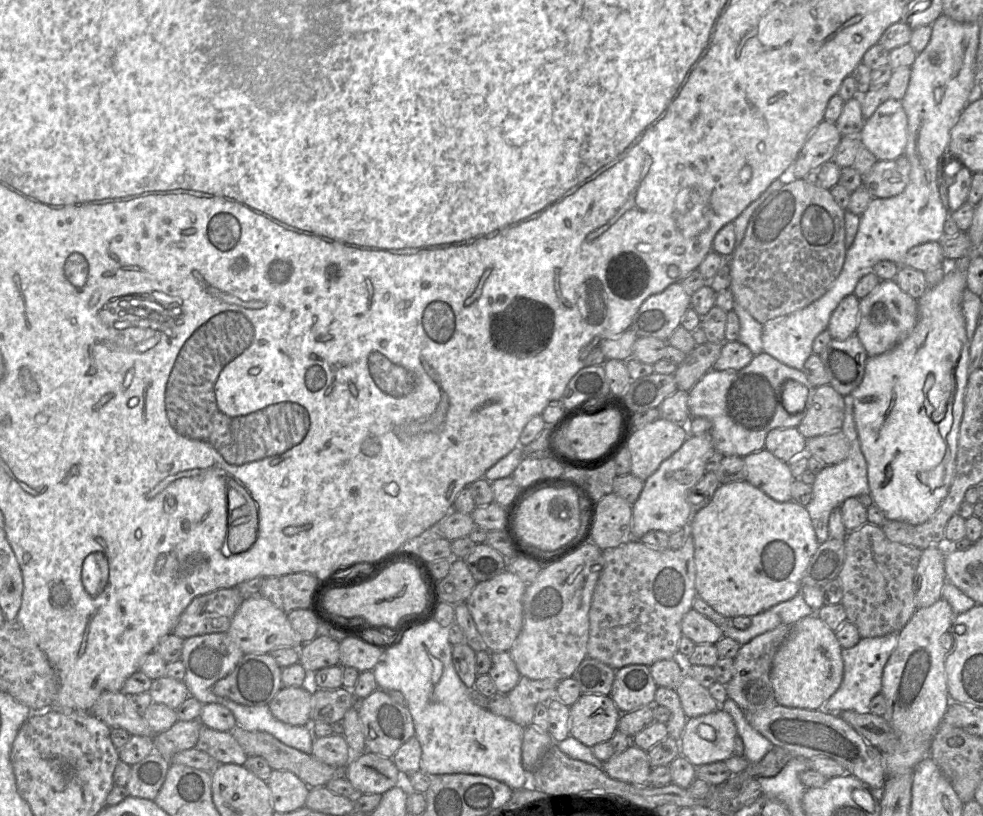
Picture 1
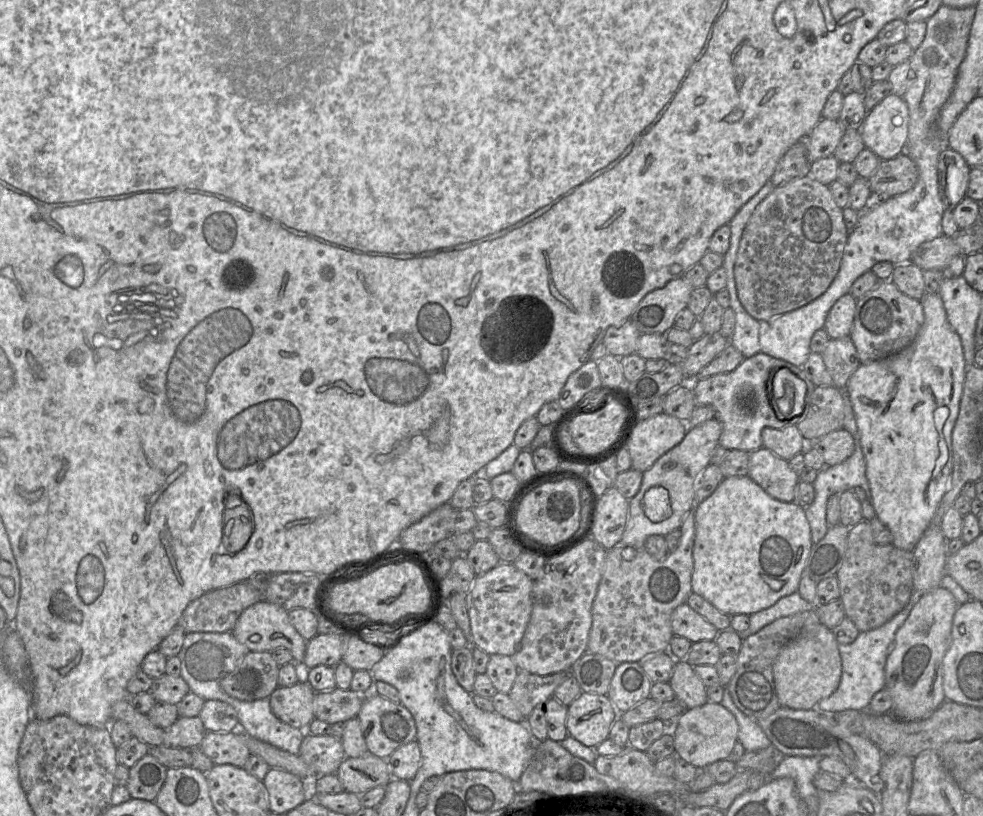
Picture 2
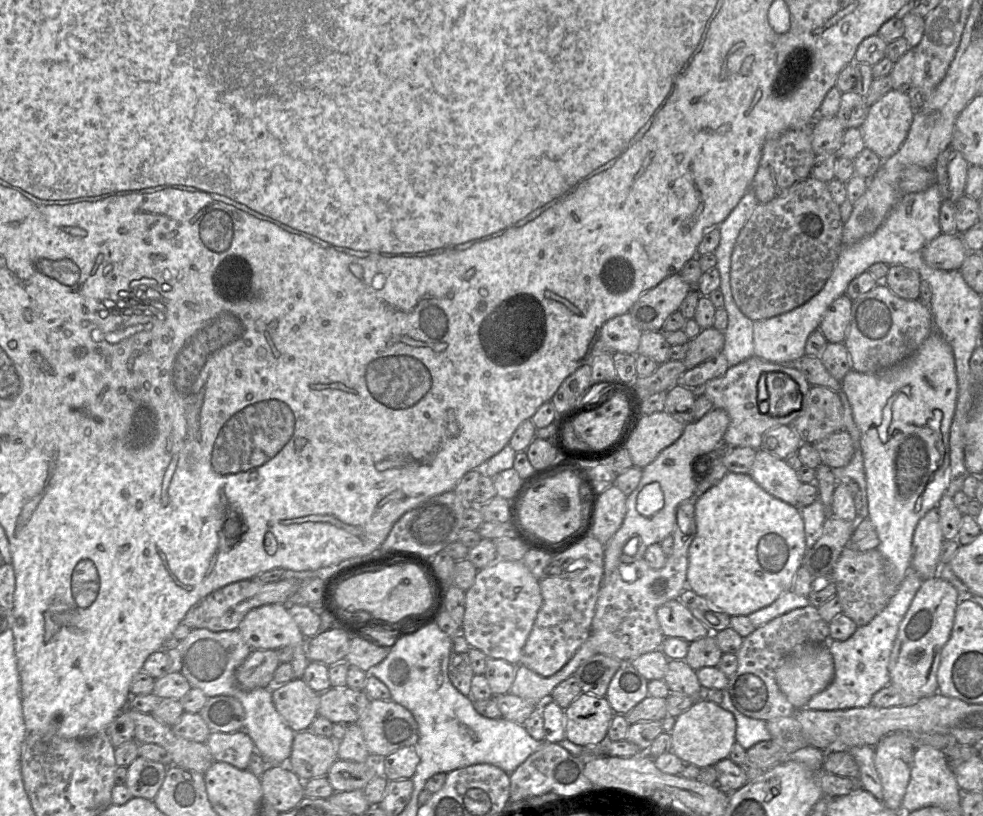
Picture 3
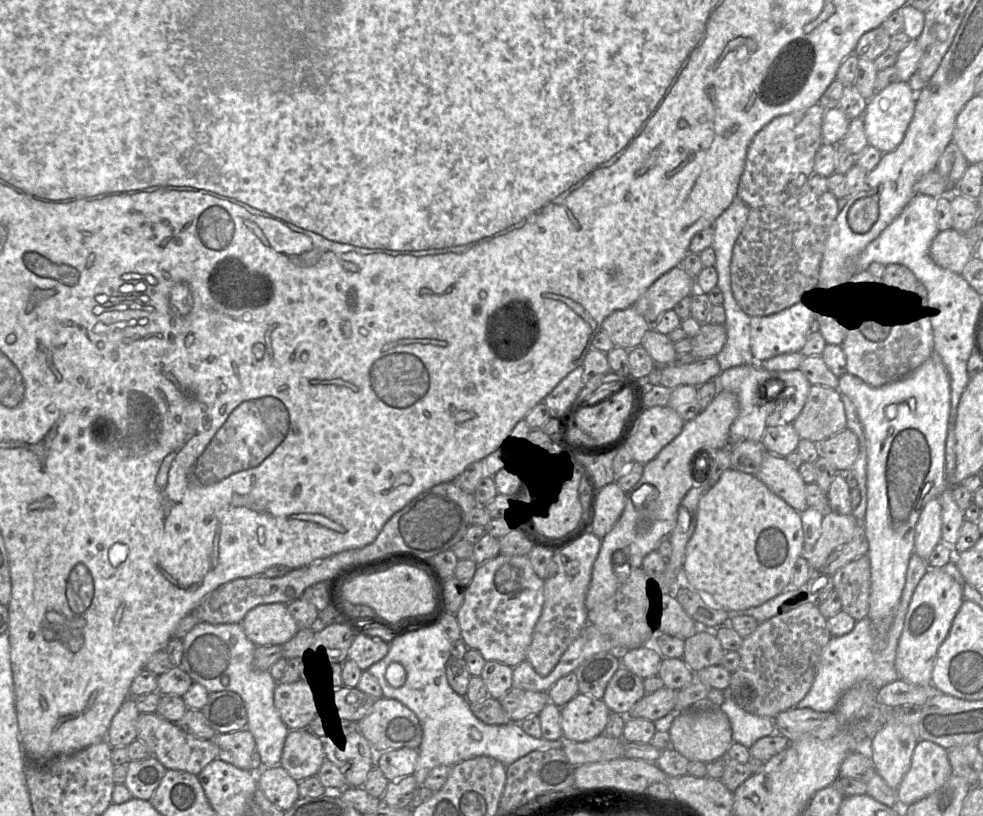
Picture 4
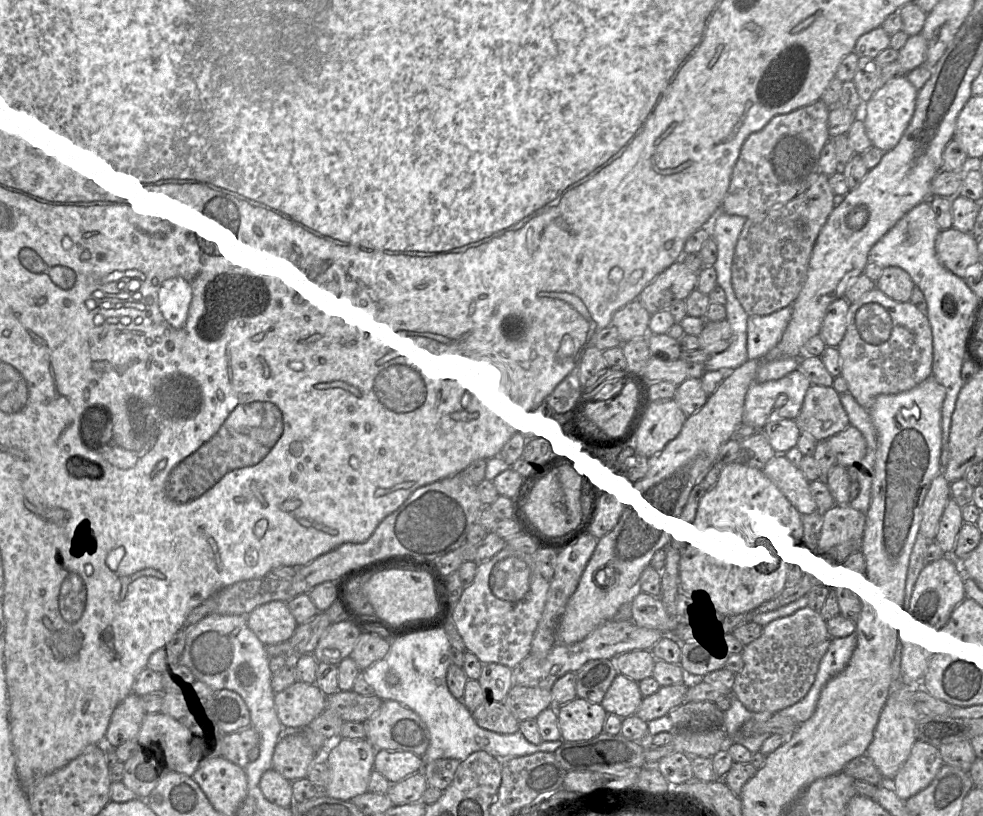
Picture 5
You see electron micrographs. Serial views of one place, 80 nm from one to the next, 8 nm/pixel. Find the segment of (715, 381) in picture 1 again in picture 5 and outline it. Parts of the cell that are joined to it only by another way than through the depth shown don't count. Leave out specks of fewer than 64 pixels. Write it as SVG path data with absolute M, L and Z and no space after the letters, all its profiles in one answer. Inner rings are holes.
M798 368L785 377L764 383L754 382L745 397L743 424L763 431L766 424L783 419L795 420L802 408L807 390L812 383Z

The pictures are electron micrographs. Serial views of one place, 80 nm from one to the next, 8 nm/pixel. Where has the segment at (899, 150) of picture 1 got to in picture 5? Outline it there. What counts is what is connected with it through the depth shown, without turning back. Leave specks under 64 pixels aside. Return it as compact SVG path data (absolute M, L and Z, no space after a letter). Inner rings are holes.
M906 76L896 77L881 85L862 107L862 119L872 145L884 152L892 150L908 127L916 108L918 90Z

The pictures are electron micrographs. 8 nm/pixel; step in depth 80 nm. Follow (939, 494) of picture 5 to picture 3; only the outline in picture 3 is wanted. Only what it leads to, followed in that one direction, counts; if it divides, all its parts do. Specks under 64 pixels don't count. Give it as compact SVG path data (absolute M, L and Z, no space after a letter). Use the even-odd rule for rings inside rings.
M937 508L929 510L918 522L912 539L911 568L922 580L939 574L939 555L944 541Z

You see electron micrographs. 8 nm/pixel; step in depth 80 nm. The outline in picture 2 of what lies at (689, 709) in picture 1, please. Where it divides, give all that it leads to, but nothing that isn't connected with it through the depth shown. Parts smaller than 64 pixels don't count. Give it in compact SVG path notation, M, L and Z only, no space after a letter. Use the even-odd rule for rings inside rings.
M686 658L676 662L673 675L668 683L685 710L708 702L706 686L698 678L694 667L686 661Z

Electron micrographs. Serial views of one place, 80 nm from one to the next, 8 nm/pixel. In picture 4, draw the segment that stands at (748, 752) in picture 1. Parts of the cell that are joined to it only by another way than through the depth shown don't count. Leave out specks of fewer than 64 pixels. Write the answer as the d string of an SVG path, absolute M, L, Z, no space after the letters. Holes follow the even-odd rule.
M728 688L723 691L725 699L719 708L730 720L733 742L749 749L760 738L773 735L776 732L772 718L744 711L736 704Z

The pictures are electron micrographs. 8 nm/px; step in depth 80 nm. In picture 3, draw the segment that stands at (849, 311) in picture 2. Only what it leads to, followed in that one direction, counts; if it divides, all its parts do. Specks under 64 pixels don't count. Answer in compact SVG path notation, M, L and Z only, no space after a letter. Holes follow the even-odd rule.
M847 295L836 299L827 309L819 329L828 343L843 343L851 320L852 303Z

